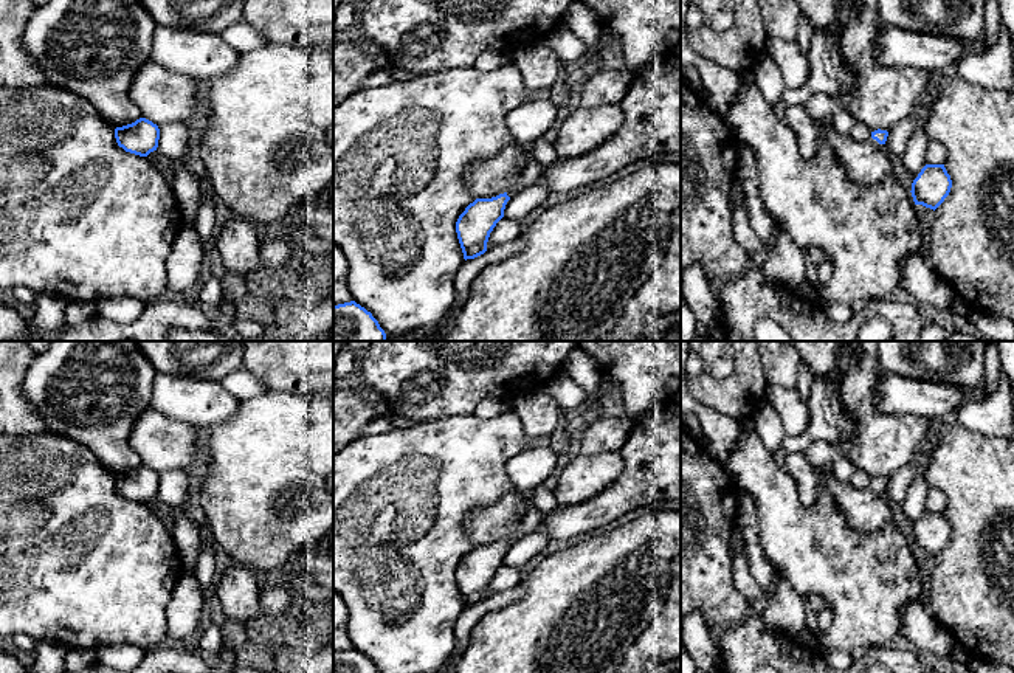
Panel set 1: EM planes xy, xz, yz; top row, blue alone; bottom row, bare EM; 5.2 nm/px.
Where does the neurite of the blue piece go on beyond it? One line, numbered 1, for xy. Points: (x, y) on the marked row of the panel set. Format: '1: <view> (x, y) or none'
1: none

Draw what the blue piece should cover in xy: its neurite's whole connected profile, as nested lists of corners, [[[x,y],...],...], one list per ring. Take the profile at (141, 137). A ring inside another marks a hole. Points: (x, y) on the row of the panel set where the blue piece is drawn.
[[[140,118],[132,124],[116,127],[115,138],[126,152],[147,157],[158,147],[160,129],[152,121]]]

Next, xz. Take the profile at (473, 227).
[[[524,154],[524,171],[509,192],[491,198],[476,198],[470,203],[456,222],[457,239],[464,253],[464,259],[474,259],[487,251],[490,233],[504,217],[504,209],[510,197],[533,185],[541,169],[532,154]]]

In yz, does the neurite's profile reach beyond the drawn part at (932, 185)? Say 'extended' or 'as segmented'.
as segmented

